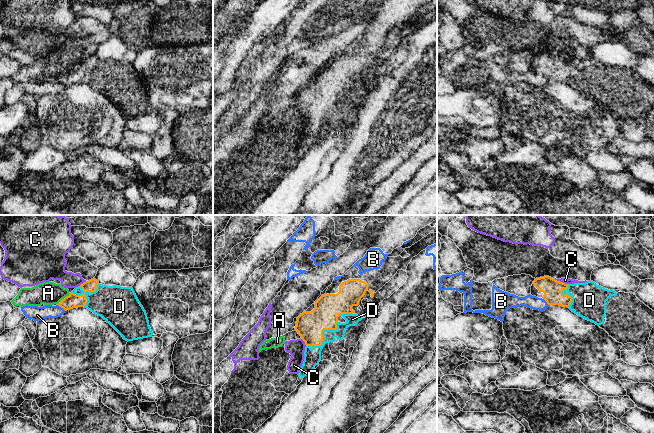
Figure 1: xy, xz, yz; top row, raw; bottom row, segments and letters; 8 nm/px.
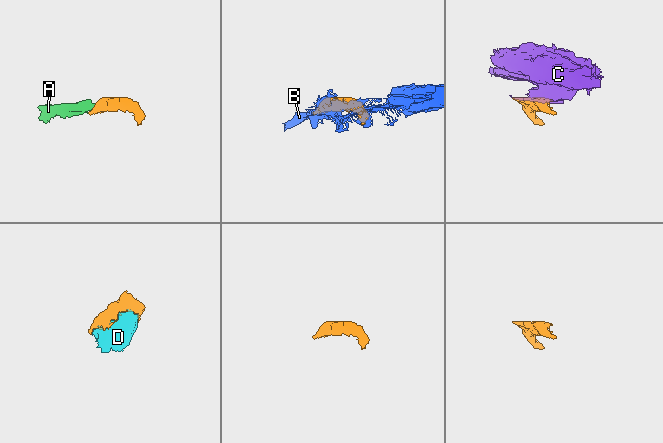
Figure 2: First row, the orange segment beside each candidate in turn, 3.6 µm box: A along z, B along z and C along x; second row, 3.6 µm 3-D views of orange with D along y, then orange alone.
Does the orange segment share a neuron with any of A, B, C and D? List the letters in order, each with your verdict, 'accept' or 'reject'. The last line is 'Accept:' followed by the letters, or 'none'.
A: reject
B: reject
C: reject
D: accept
Accept: D

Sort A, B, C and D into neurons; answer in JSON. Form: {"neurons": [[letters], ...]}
{"neurons": [["A"], ["B"], ["C"], ["D"]]}

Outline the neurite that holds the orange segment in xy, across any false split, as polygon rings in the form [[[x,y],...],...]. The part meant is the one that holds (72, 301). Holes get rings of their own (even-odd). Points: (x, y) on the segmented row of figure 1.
[[[93,278],[76,287],[57,305],[65,311],[87,308],[101,316],[126,341],[153,335],[146,311],[132,287],[102,285]]]

